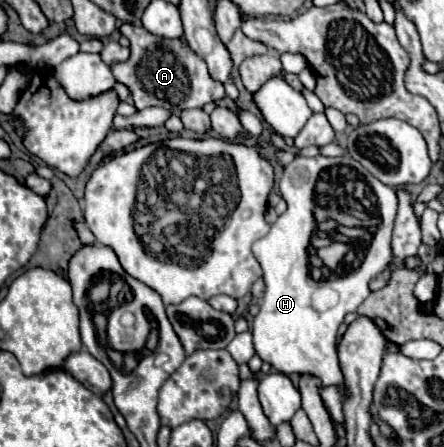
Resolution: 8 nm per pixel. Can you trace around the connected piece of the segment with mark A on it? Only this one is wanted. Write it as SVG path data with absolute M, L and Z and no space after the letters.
M122 23L120 33L130 39L132 53L130 59L112 63L110 69L116 81L122 81L130 87L134 107L138 111L146 107L164 107L168 111L180 113L184 109L202 107L208 101L224 97L224 85L210 75L206 61L196 55L184 39L162 39L132 23Z

